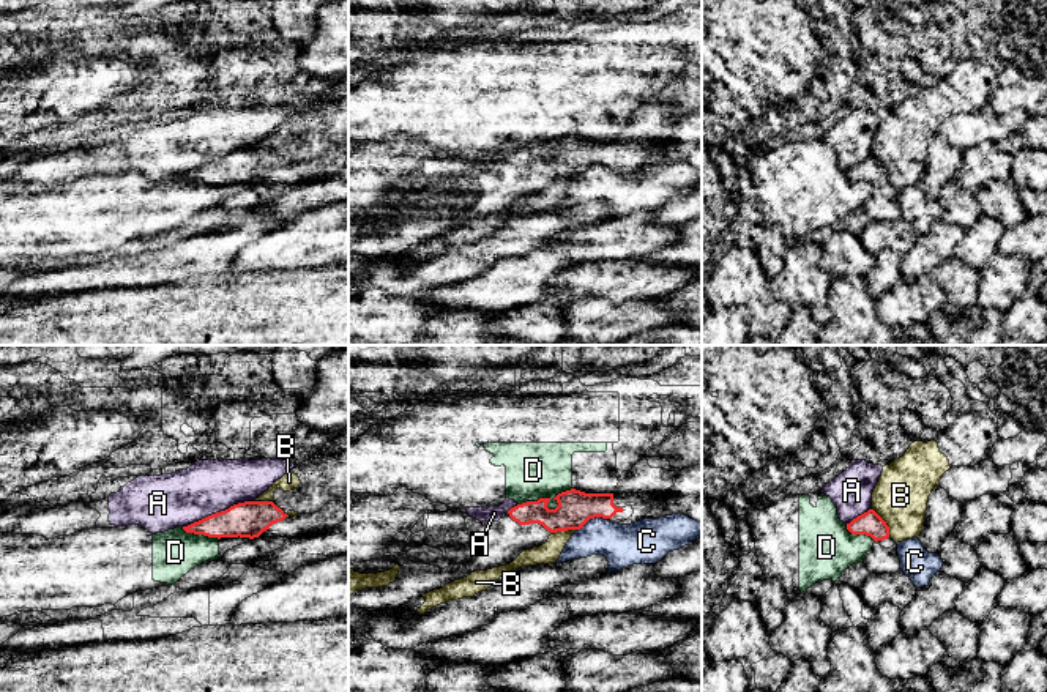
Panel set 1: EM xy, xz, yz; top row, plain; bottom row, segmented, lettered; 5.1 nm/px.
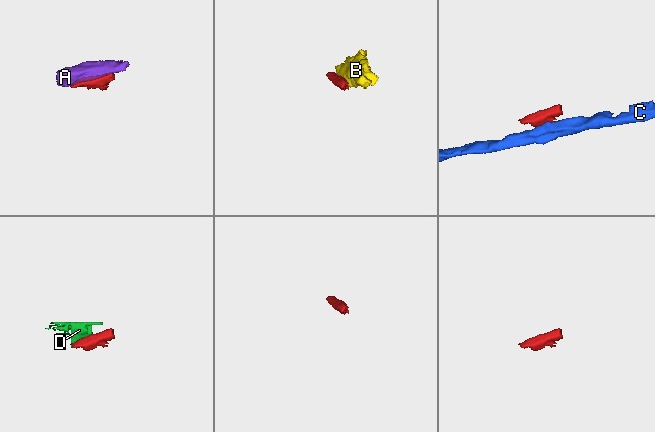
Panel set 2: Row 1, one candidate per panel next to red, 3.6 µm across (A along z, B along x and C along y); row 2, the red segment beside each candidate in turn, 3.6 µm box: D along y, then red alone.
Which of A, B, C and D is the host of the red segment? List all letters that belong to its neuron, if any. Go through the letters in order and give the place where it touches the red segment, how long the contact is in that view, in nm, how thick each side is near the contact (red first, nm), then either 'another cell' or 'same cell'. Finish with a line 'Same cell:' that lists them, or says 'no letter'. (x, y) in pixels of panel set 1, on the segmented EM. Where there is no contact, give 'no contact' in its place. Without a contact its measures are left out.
A: meets red in xy at (216, 513); contact 380 nm long; 190 nm thick on the red side, 280 nm on the other; another cell
B: meets red in yz at (885, 522); contact 180 nm long; 120 nm thick on the red side, 280 nm on the other; another cell
C: meets red in xz at (592, 517); contact 170 nm long; 180 nm thick on the red side, 220 nm on the other; another cell
D: meets red in xz at (544, 498); contact 300 nm long; 180 nm thick on the red side, 280 nm on the other; another cell
Same cell: no letter

